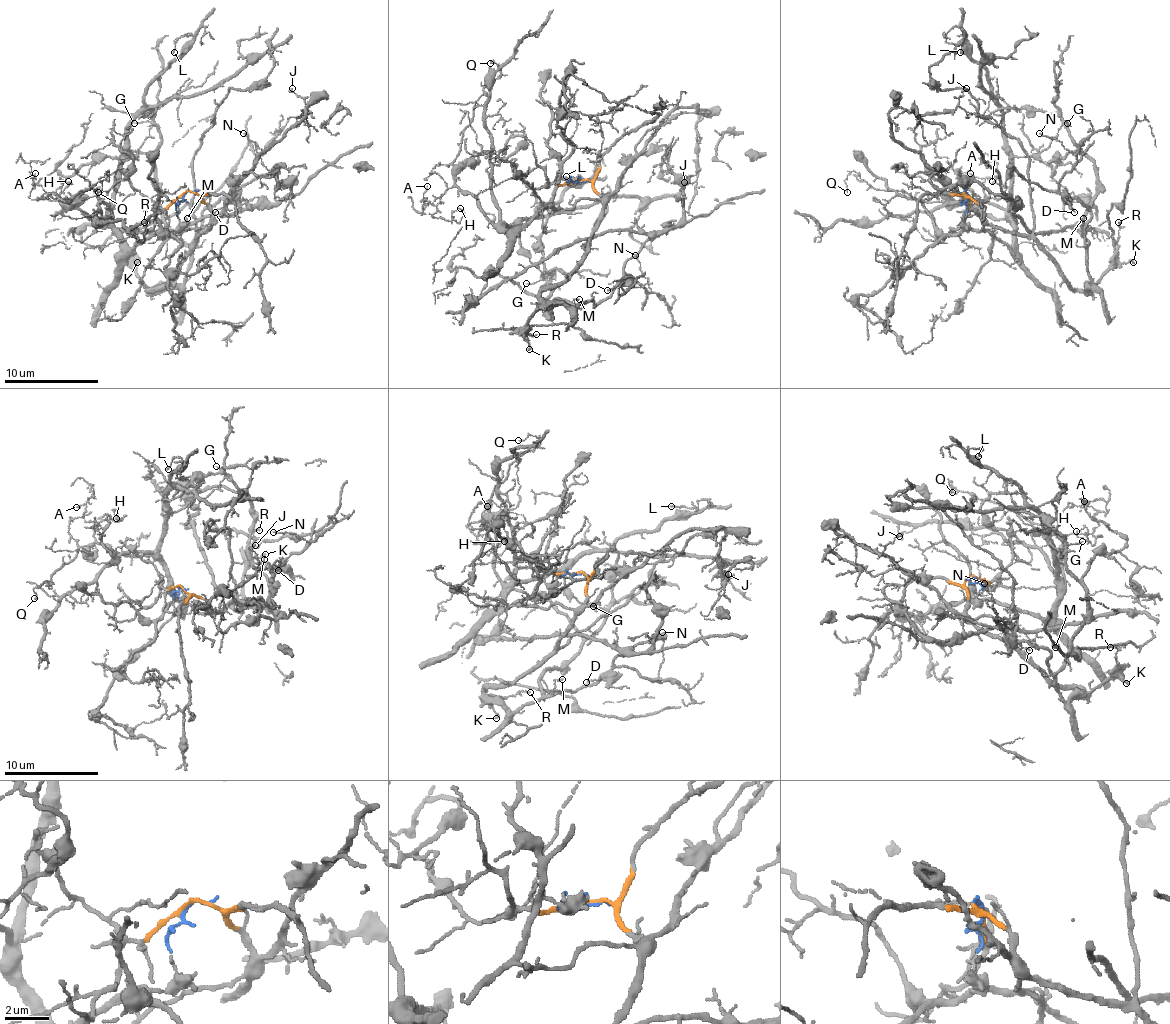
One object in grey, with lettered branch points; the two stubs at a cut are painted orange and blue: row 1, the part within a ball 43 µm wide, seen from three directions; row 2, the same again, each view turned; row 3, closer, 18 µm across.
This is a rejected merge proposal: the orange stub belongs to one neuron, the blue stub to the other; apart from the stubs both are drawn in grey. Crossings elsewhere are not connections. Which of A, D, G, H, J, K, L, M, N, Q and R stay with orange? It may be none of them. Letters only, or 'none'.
D, J, K, M, N, R

